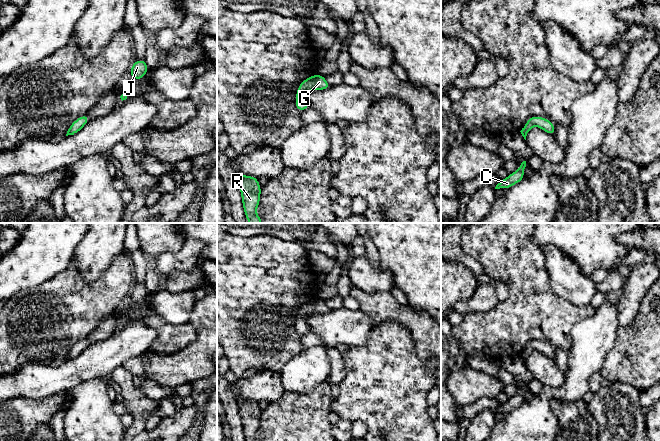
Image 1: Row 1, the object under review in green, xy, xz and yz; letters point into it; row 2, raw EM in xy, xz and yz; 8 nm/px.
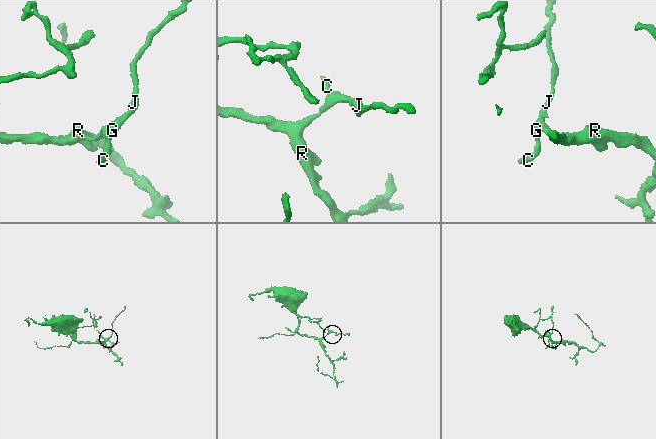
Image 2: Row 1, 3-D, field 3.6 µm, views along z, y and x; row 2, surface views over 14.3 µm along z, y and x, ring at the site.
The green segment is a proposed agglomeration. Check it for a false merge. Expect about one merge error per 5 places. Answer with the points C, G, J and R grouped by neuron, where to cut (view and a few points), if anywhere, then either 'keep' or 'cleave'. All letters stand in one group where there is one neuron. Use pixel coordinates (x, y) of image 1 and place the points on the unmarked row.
C G J R; no cut; keep

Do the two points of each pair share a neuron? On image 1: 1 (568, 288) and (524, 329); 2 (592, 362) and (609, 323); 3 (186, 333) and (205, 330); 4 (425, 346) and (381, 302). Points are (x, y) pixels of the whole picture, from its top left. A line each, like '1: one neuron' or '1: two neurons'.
1: two neurons
2: one neuron
3: two neurons
4: one neuron

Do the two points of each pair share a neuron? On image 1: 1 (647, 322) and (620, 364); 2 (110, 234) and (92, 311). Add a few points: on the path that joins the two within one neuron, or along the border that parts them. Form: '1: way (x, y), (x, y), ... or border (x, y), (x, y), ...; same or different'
1: way (647, 332), (626, 354); same
2: border (115, 257), (91, 282), (87, 282), (77, 269); different

